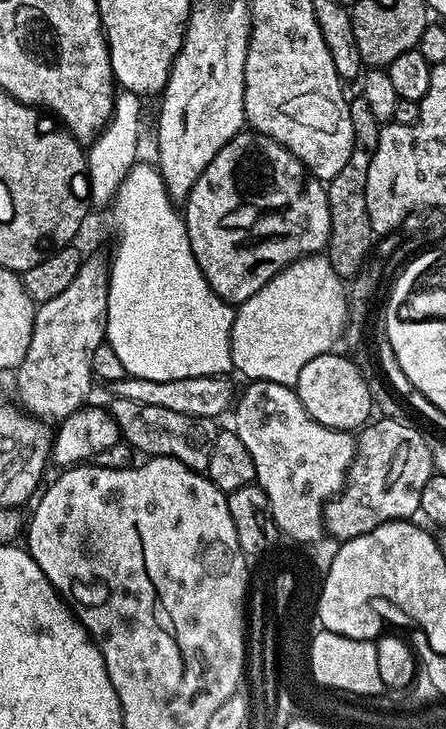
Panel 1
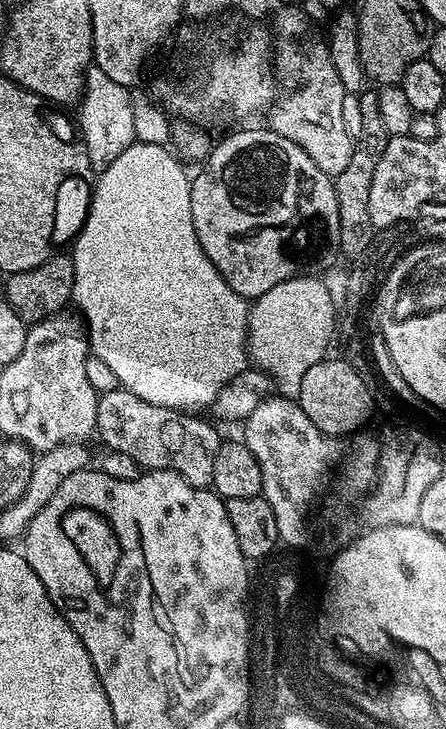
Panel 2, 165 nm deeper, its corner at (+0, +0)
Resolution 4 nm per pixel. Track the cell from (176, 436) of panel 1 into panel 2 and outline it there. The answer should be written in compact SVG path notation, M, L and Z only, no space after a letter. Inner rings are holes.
M121 386L97 399L95 435L100 436L105 449L127 454L140 464L141 469L165 468L186 478L190 486L212 488L214 458L218 458L222 436L216 433L214 425L198 417L179 412L177 408L146 402Z

